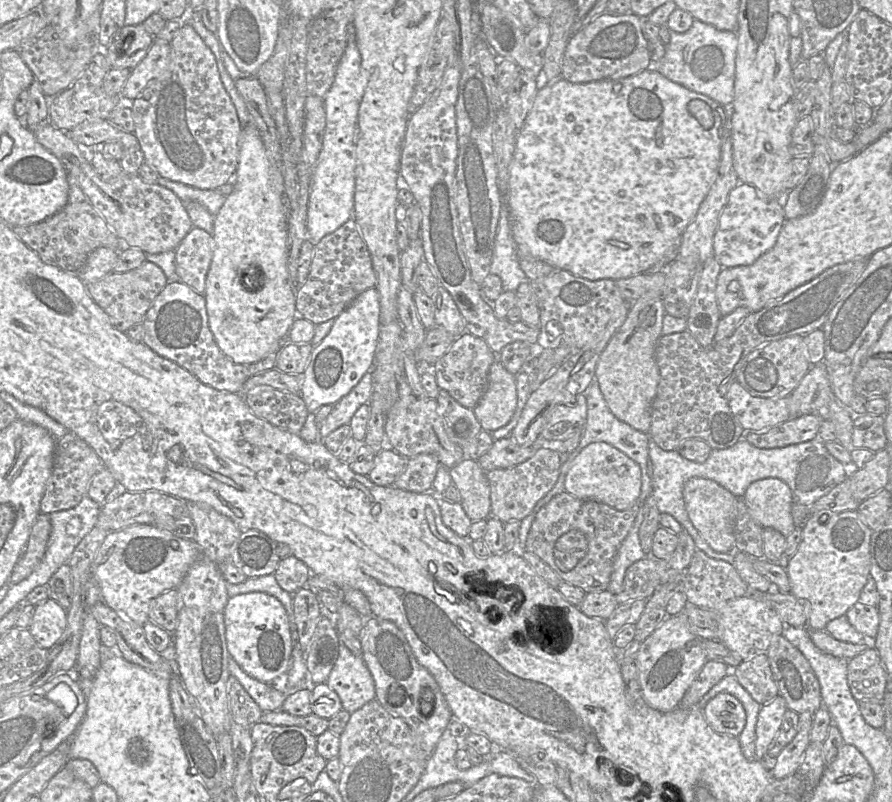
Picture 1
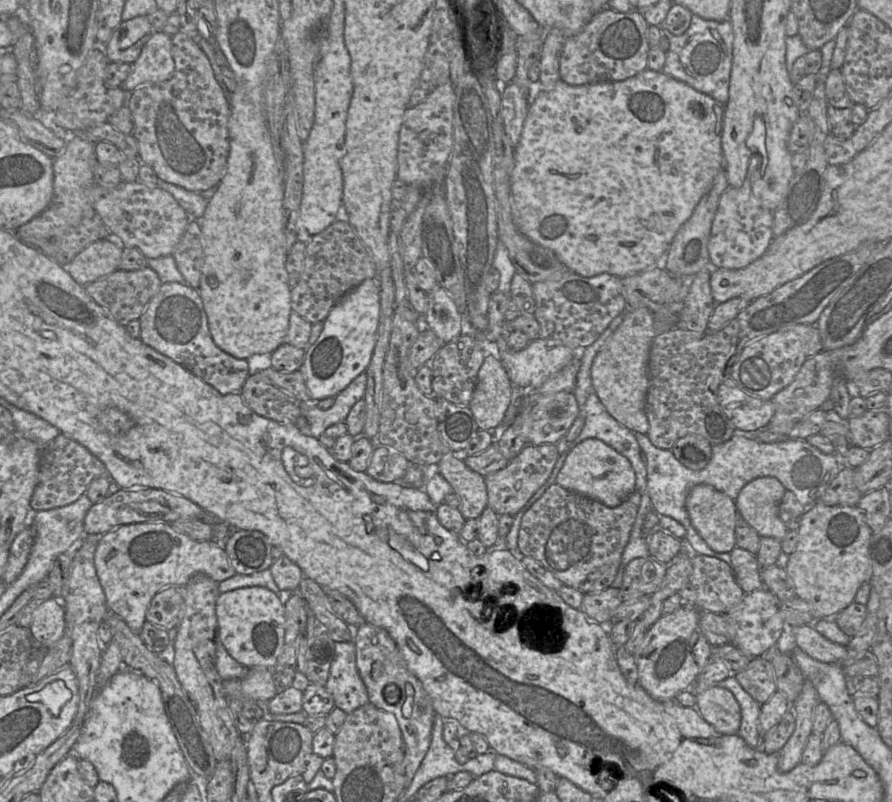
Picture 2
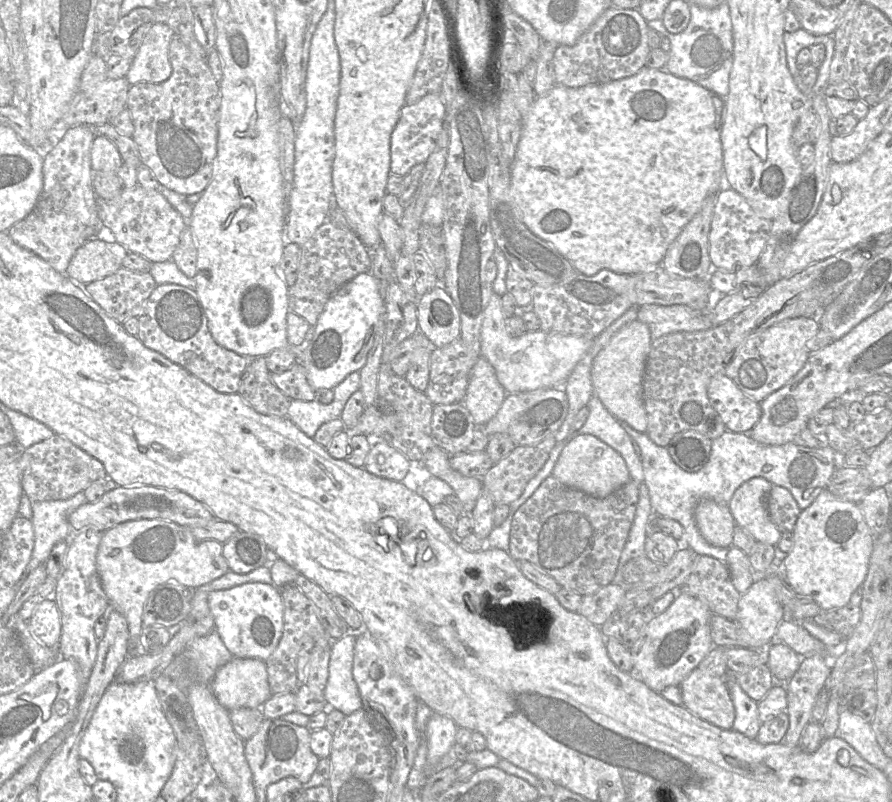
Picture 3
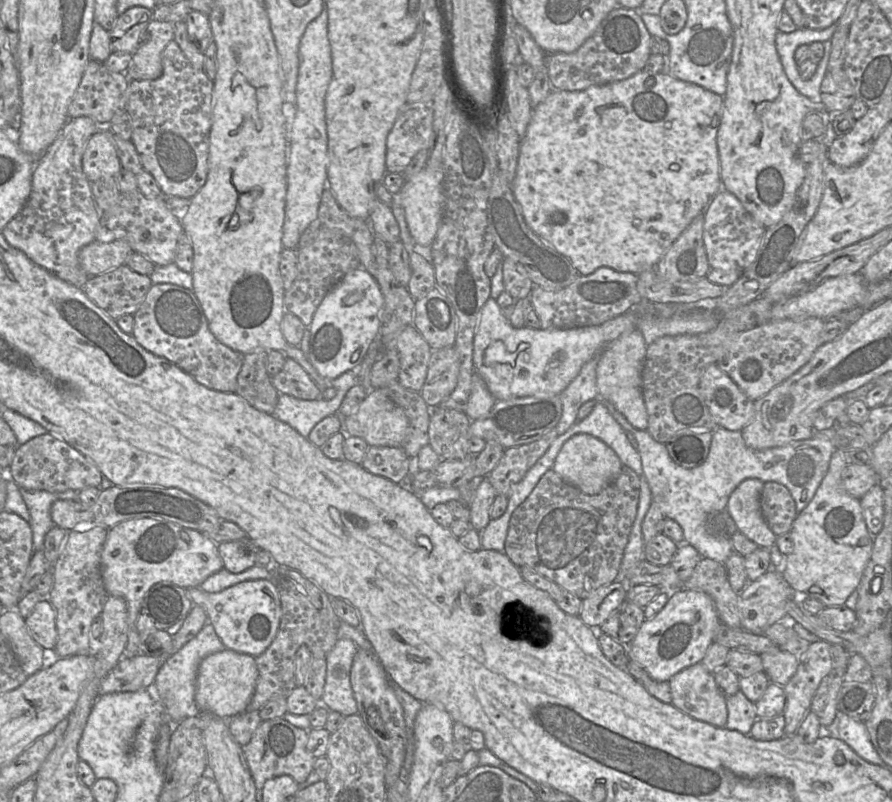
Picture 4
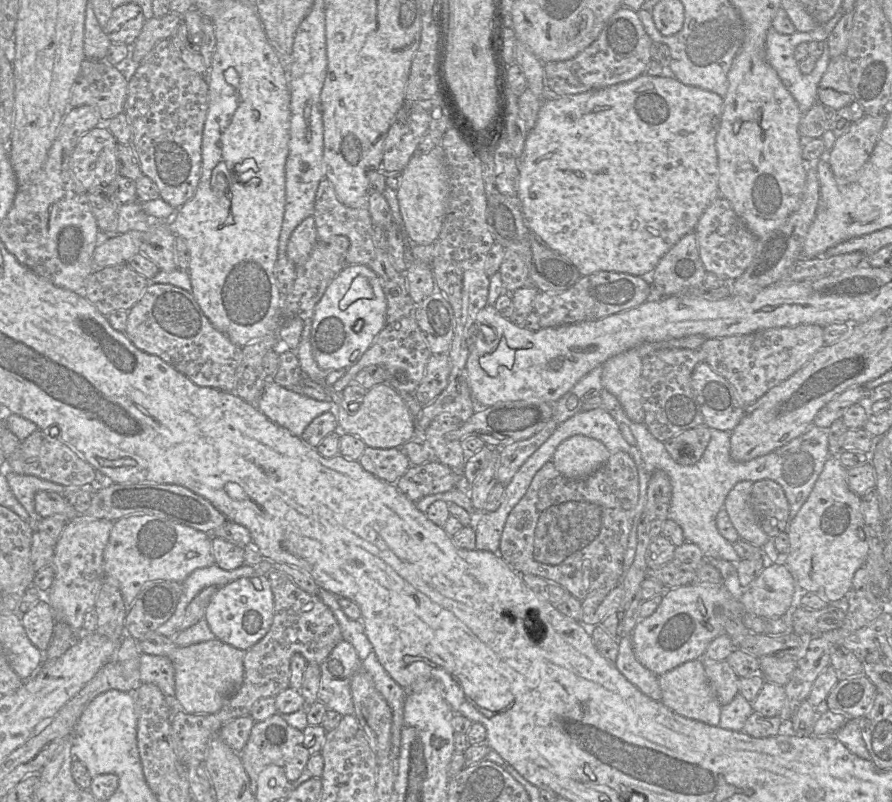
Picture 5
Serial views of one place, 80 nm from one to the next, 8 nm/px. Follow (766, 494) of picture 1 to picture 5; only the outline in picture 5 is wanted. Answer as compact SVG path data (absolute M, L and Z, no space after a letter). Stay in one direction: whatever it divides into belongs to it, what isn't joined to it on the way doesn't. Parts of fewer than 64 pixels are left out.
M747 480L737 483L729 492L723 508L726 509L740 539L763 547L770 537L760 527L751 507L753 483Z

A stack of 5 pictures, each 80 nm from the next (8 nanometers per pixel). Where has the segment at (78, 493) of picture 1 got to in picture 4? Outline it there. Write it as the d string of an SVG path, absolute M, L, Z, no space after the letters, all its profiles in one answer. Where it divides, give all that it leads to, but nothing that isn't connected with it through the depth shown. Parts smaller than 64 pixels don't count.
M50 433L36 436L16 446L12 463L6 471L20 488L64 492L80 491L86 487L100 487L103 475L98 467L64 440Z

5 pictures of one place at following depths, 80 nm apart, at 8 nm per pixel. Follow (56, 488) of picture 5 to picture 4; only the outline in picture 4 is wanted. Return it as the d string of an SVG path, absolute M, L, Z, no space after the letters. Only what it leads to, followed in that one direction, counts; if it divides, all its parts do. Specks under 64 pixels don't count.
M20 488L20 493L31 516L33 550L44 550L45 535L55 526L51 518L52 504L59 499L77 500L78 491L66 490L57 493Z

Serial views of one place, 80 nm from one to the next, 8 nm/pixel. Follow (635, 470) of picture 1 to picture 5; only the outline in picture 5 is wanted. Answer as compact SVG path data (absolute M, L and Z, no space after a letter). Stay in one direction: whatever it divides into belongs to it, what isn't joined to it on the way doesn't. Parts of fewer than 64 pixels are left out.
M575 435L557 447L552 462L563 476L582 480L603 466L610 455L610 451L600 441Z

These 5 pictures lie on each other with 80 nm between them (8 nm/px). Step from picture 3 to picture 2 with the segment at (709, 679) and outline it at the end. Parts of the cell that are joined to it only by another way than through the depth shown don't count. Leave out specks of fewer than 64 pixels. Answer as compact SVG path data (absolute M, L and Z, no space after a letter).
M711 686L697 693L695 698L697 711L717 732L737 734L741 723L741 708L728 689Z

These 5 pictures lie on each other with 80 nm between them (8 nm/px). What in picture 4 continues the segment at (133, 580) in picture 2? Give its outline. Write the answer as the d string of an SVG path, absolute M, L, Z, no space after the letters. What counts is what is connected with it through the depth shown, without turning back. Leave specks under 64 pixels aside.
M153 518L125 520L109 528L101 552L101 573L107 593L122 597L127 605L128 639L123 657L140 654L136 621L143 598L154 584L169 581L183 588L198 587L222 568L217 544L200 531Z

